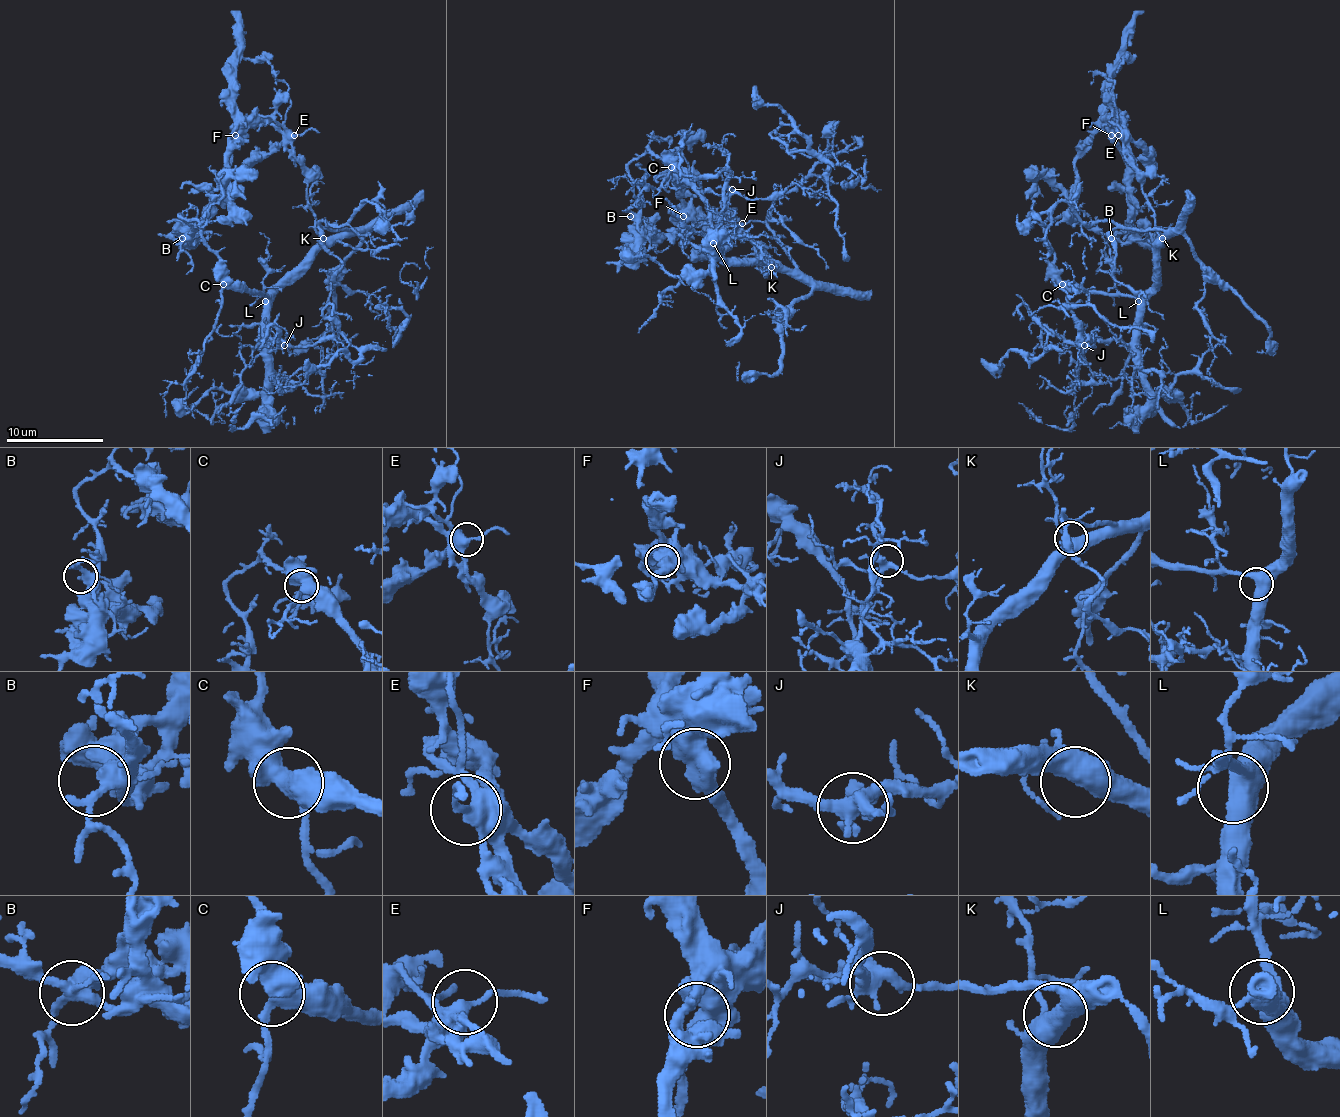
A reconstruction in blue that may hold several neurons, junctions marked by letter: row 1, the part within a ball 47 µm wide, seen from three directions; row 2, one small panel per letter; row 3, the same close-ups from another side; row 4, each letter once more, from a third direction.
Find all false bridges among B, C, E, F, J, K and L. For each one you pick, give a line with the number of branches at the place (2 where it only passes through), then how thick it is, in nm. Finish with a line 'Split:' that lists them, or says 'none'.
Split: none

